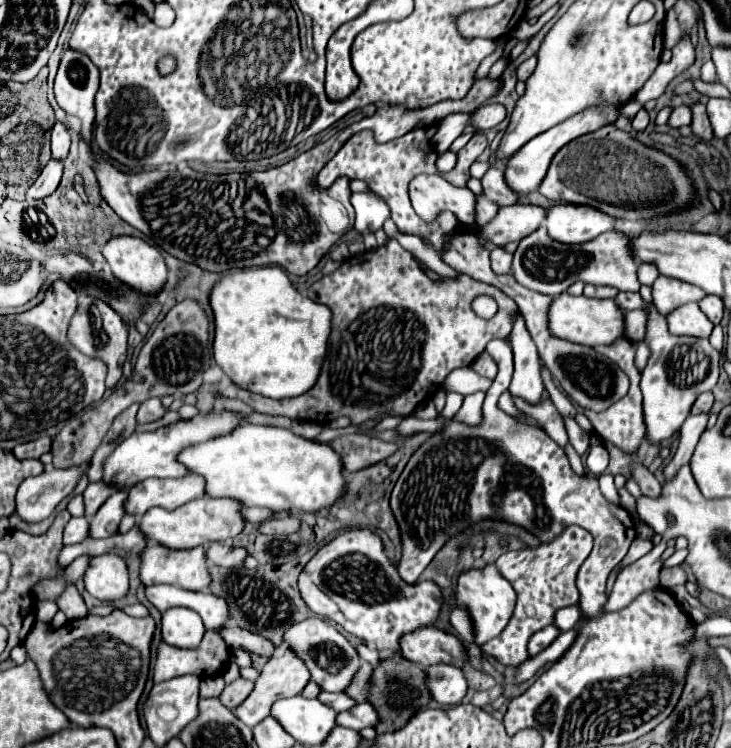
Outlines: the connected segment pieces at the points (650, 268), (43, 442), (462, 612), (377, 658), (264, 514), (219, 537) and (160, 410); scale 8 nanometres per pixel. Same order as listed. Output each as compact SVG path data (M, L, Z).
M639 264L637 266L637 278L639 278L641 284L651 286L657 276L659 276L659 272L657 272L657 268L653 264Z
M41 436L37 440L31 440L31 442L25 442L25 444L19 444L13 448L13 454L17 458L39 458L41 454L49 452L51 448L51 438L47 436Z
M454 608L450 614L450 622L465 641L474 643L473 623L466 609Z
M357 644L355 648L357 648L359 656L361 656L365 662L369 662L371 666L377 666L377 664L381 662L381 654L379 654L377 650L369 650L365 644Z
M245 508L245 510L243 510L243 514L245 514L247 522L251 522L251 524L265 522L267 518L271 518L271 516L273 516L273 512L269 512L267 508Z
M197 498L191 500L177 510L163 510L163 508L151 508L139 522L141 532L149 538L149 542L159 542L167 548L195 548L209 542L225 542L229 538L235 538L245 528L245 518L241 514L243 504L233 498Z
M149 398L149 400L145 400L145 402L139 406L137 422L139 422L139 424L155 422L155 420L159 420L163 414L165 414L165 408L161 406L161 400L159 400L159 398Z

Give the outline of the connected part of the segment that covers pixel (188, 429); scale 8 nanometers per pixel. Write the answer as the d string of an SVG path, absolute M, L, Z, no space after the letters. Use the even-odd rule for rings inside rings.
M215 408L213 412L209 412L207 416L199 414L193 420L187 422L177 422L165 428L159 428L155 432L133 432L129 438L125 438L103 462L103 480L109 482L115 474L123 472L127 474L127 486L133 486L145 478L181 478L185 474L189 474L189 470L177 462L177 454L181 452L181 448L211 440L215 436L227 434L233 428L237 428L241 424L241 418L229 410L223 408Z

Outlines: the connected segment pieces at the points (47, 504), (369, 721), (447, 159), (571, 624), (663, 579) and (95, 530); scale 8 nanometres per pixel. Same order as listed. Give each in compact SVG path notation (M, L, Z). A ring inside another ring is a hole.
M87 464L73 468L49 468L39 476L23 480L17 490L17 514L27 522L41 522L55 506L67 498L81 476L85 474Z
M369 702L363 704L355 704L349 712L341 712L337 714L337 724L351 728L351 730L361 730L361 728L373 728L377 722L377 712L373 710L373 706Z
M451 150L443 152L443 154L439 156L439 160L437 160L437 168L439 168L441 172L449 172L449 170L453 170L455 164L457 164L457 154L453 154Z
M575 604L575 606L567 606L567 608L561 608L557 614L555 614L555 626L559 630L571 630L577 626L577 622L581 620L581 608Z
M681 566L670 568L662 567L659 575L660 586L673 588L673 586L684 585L687 582L687 575Z
M115 490L105 500L105 504L97 510L97 514L89 522L89 538L109 538L117 532L119 522L125 516L123 500L125 500L123 490Z

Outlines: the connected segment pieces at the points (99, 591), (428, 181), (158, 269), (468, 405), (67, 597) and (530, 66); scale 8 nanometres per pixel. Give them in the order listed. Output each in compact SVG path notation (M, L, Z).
M103 554L93 558L83 574L83 584L85 590L101 602L115 602L123 598L129 588L125 560L117 554Z
M420 174L409 184L409 196L411 196L411 202L413 202L413 208L415 212L431 222L433 220L433 214L439 214L443 210L449 210L453 212L461 224L471 224L475 226L475 194L469 190L469 188L457 188L457 186L451 186L447 180L443 180L439 174Z
M115 236L103 246L103 256L113 274L139 292L159 292L167 280L161 252L135 236Z
M475 392L475 394L465 396L465 402L463 402L461 410L455 414L455 420L467 422L471 426L479 424L481 422L481 406L483 406L483 400L485 400L485 392Z
M73 584L65 588L65 592L59 596L57 602L59 602L59 610L63 610L69 620L87 616L87 606L85 606L83 598L79 596L79 592L77 592L77 588Z
M531 56L529 60L525 60L519 68L517 68L517 78L519 80L527 80L531 74L533 74L533 70L535 70L535 66L537 66L537 56Z

